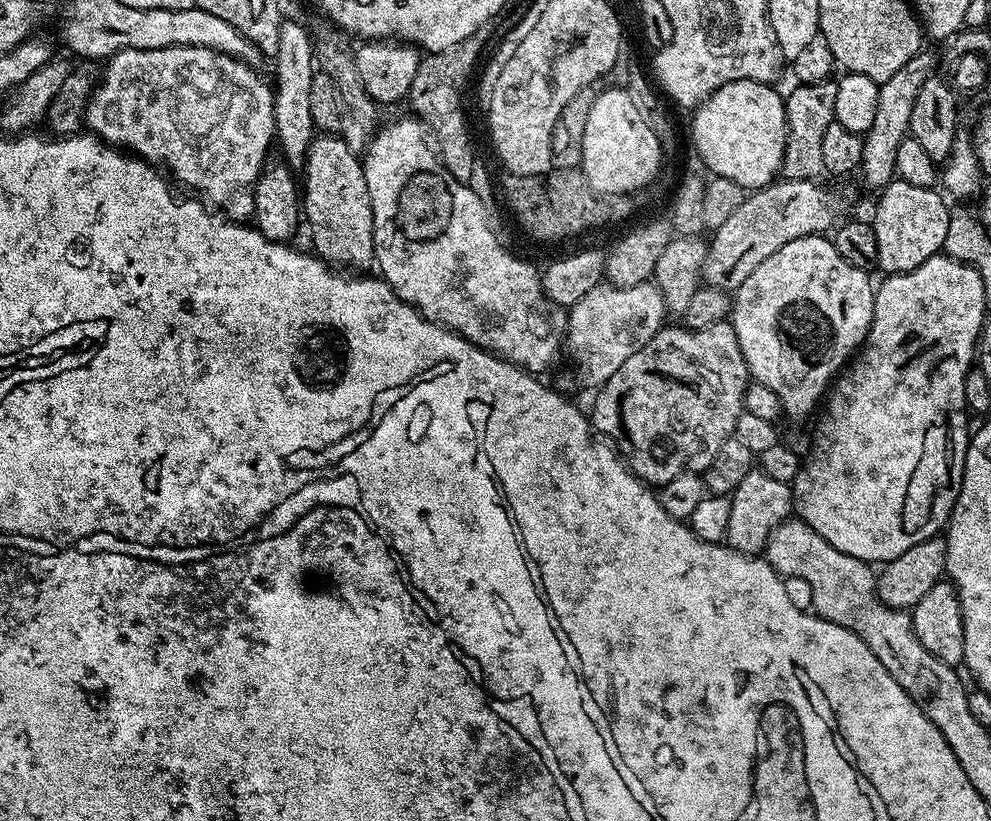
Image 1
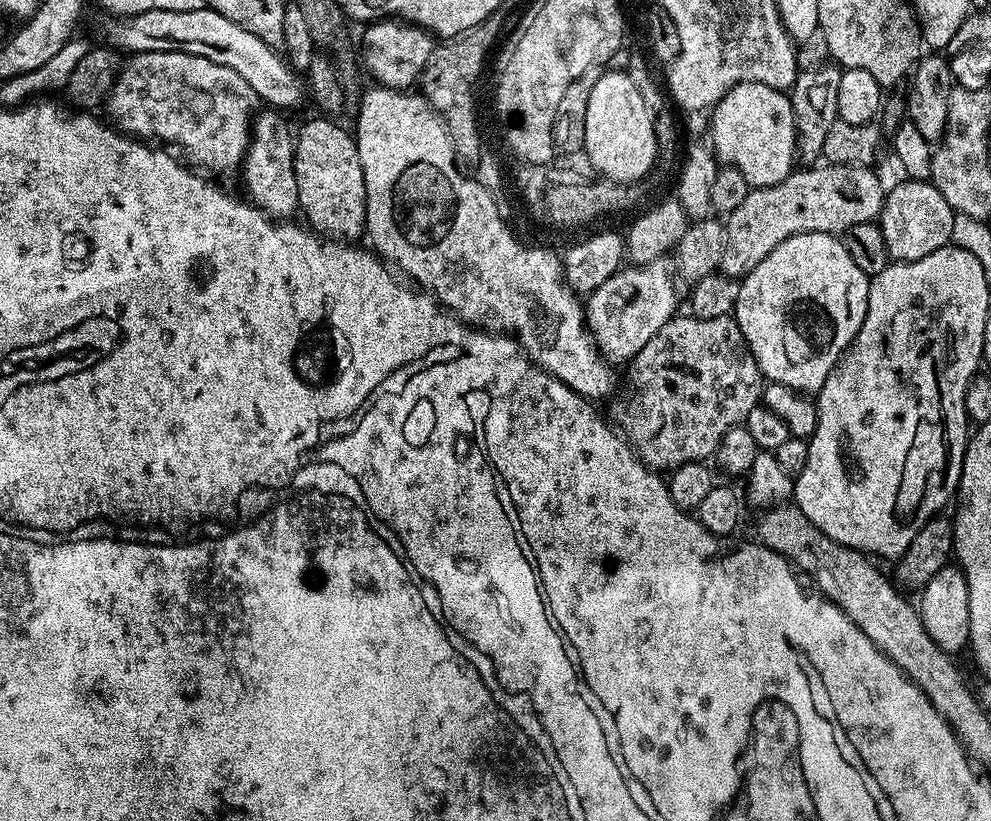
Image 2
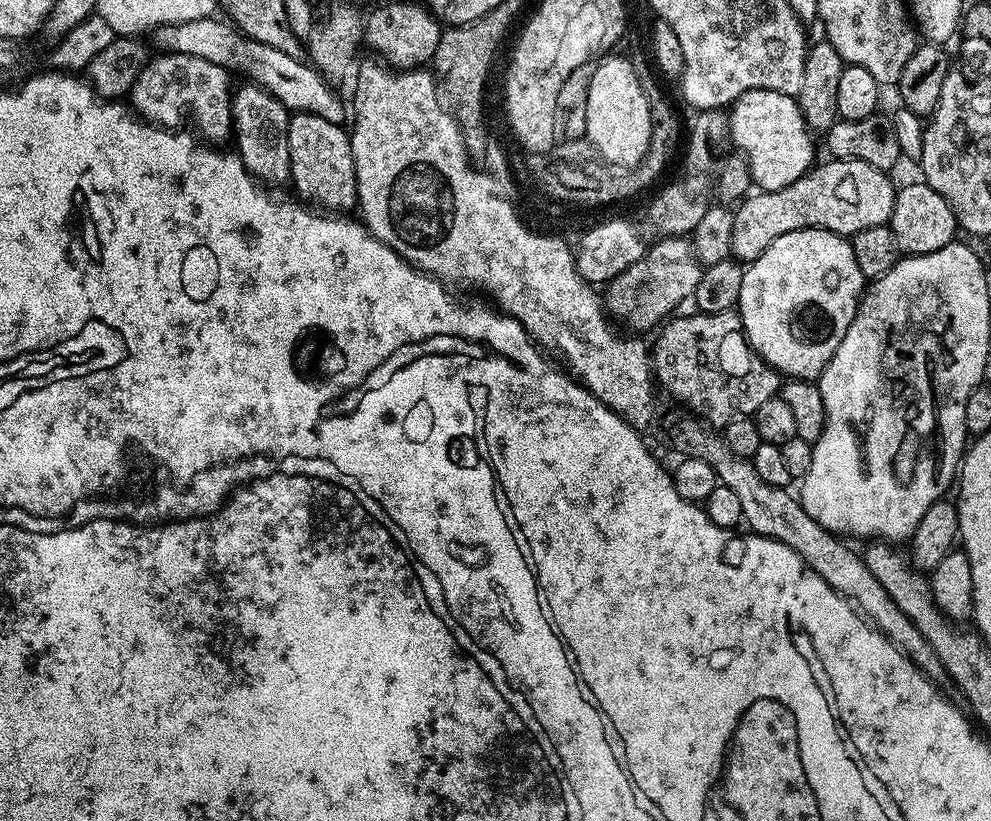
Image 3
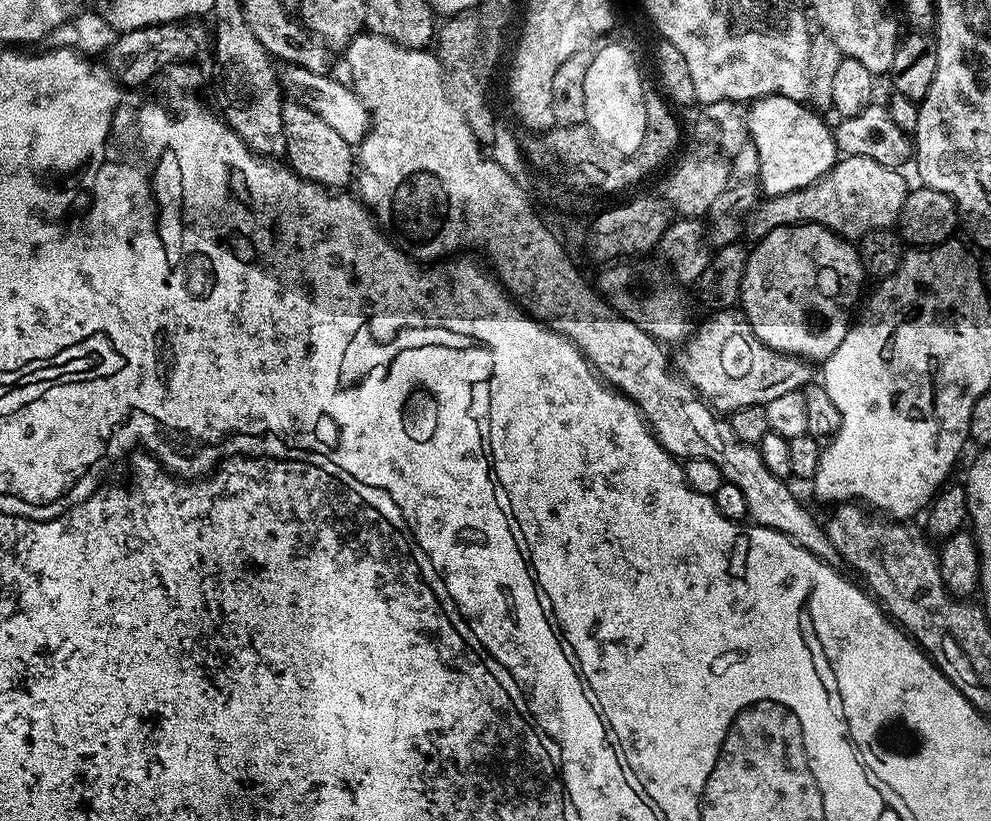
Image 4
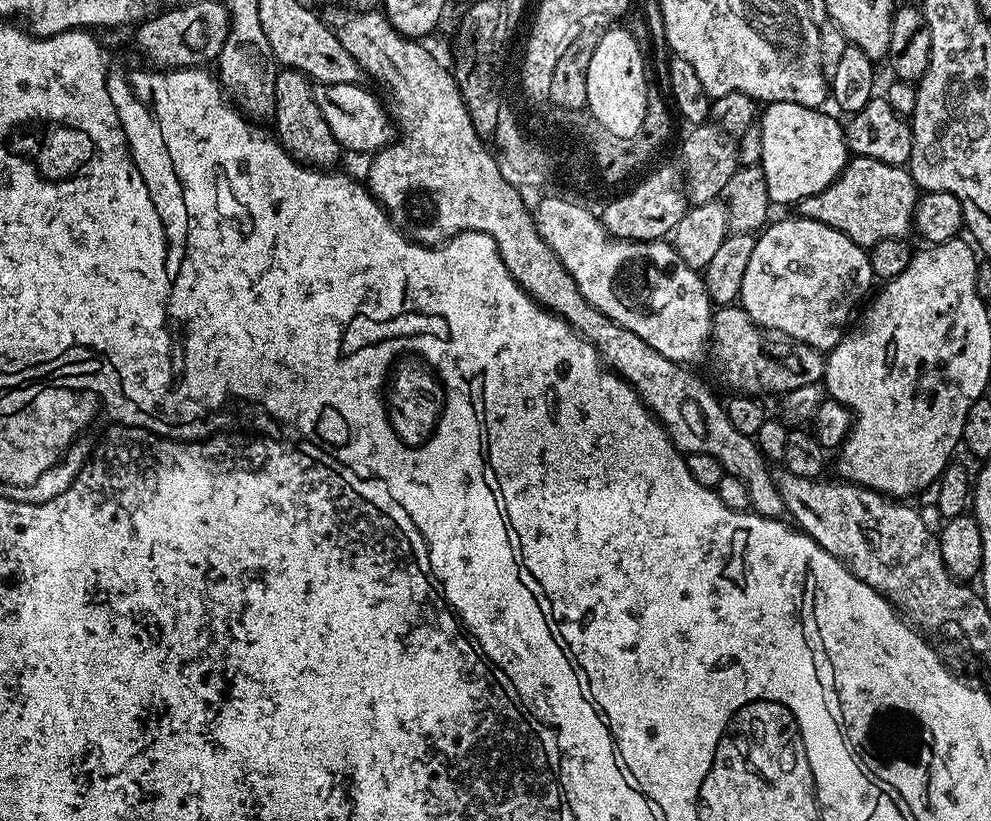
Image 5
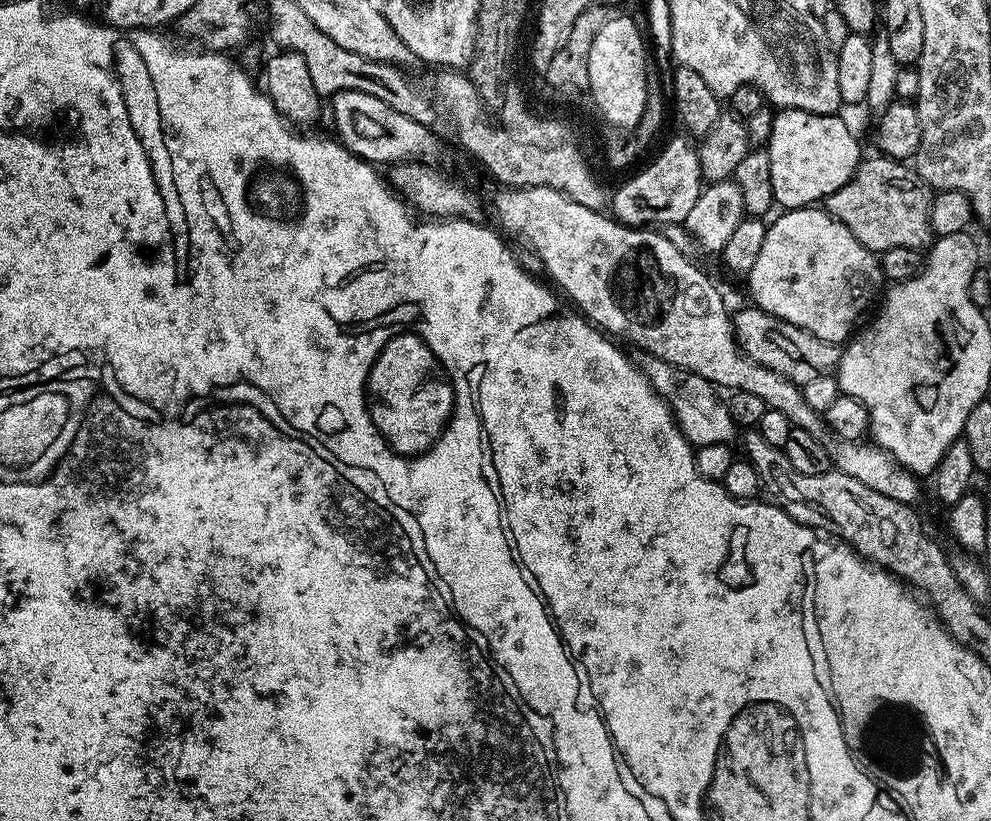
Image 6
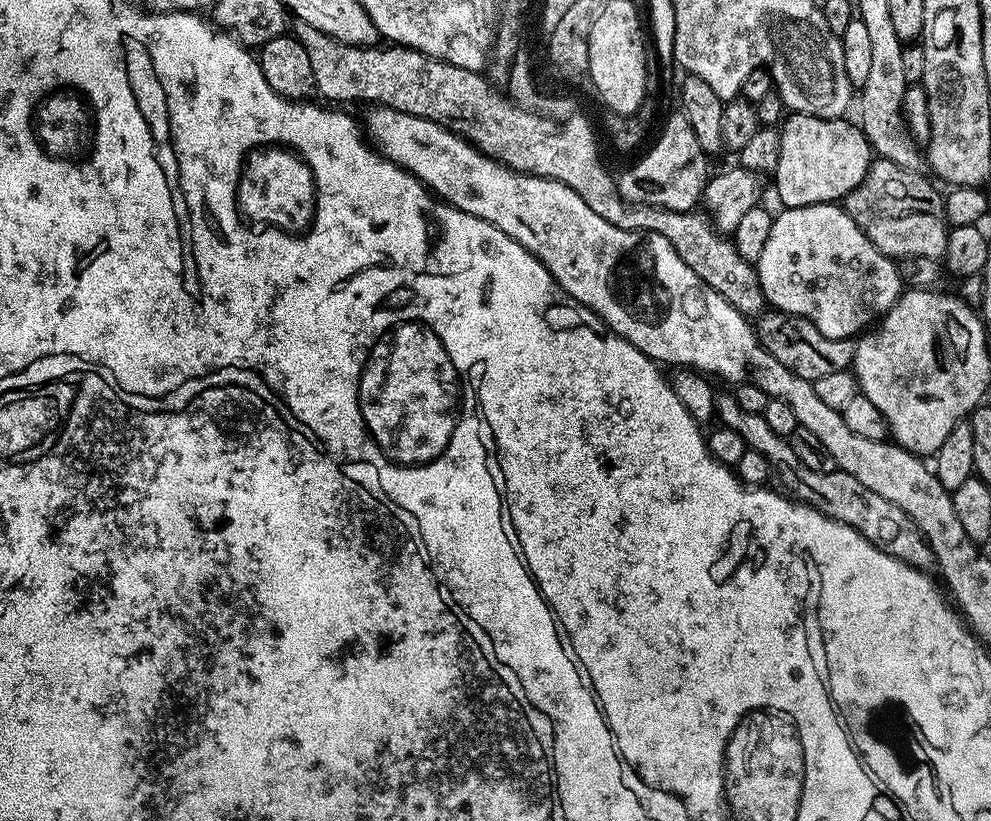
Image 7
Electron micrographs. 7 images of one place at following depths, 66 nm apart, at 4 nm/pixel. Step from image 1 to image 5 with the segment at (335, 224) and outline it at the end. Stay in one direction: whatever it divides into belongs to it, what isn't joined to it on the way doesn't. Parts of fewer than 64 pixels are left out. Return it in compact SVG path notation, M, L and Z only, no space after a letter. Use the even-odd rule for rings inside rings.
M284 68L277 71L277 80L274 82L274 98L276 105L273 110L274 123L276 122L275 139L281 146L302 164L309 166L332 166L342 155L340 143L334 138L326 118L322 118L322 110L318 102L312 97L313 85L307 76L297 72L294 68Z

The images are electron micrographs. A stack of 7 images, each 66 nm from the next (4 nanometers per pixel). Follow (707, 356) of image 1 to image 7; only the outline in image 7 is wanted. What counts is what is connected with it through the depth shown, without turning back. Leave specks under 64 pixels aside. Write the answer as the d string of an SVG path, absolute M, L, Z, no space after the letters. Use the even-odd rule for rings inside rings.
M775 310L761 315L755 321L754 327L760 345L770 354L774 354L778 362L786 366L786 370L798 374L798 378L813 381L824 377L825 374L838 374L851 369L856 353L855 339L826 338L826 334L822 334L822 330L818 330L818 326L811 324L806 318Z

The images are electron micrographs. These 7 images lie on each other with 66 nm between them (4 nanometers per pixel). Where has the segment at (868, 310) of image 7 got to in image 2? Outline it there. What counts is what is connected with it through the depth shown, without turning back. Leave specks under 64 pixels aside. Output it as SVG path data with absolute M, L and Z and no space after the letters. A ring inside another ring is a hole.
M817 232L798 234L774 246L774 250L770 250L770 254L766 254L766 258L740 280L734 309L736 325L742 330L744 341L758 362L765 381L790 386L796 392L819 393L866 318L869 279L858 270L854 258L846 254L843 239L836 236Z

